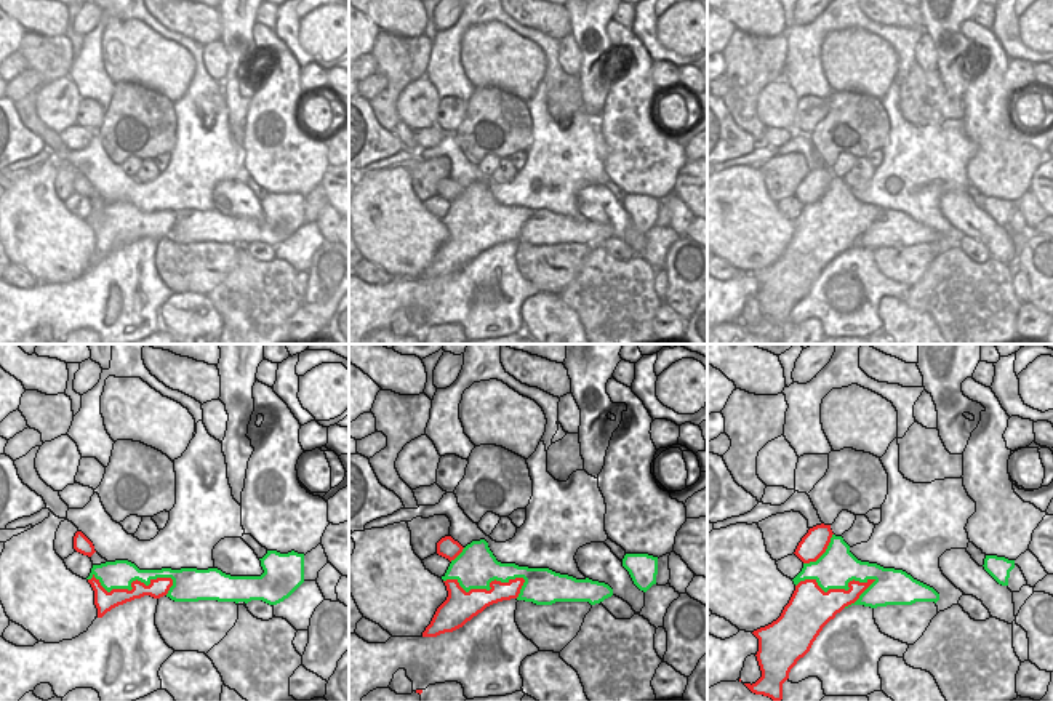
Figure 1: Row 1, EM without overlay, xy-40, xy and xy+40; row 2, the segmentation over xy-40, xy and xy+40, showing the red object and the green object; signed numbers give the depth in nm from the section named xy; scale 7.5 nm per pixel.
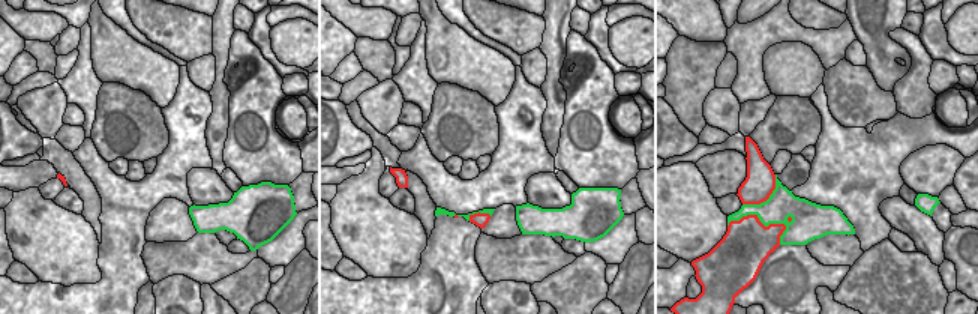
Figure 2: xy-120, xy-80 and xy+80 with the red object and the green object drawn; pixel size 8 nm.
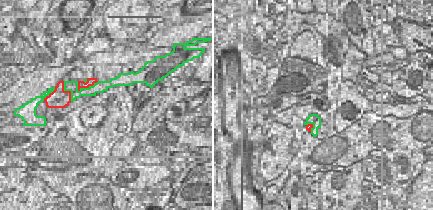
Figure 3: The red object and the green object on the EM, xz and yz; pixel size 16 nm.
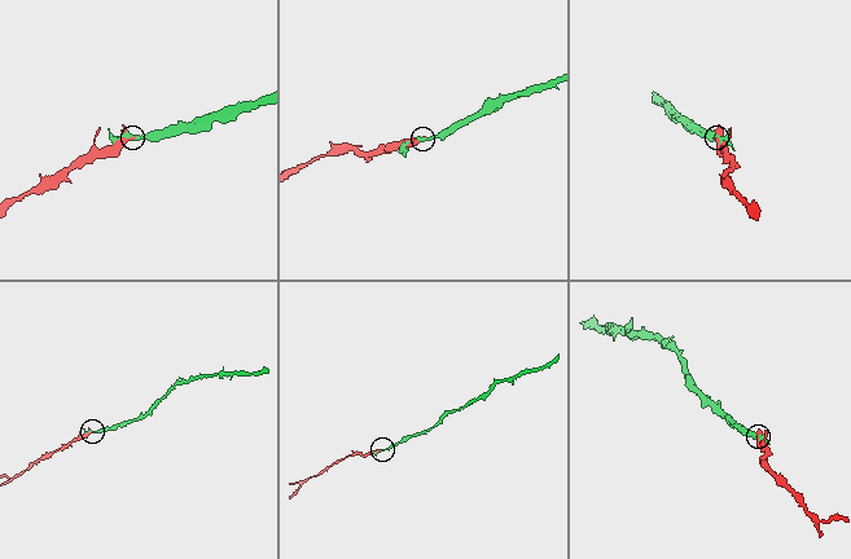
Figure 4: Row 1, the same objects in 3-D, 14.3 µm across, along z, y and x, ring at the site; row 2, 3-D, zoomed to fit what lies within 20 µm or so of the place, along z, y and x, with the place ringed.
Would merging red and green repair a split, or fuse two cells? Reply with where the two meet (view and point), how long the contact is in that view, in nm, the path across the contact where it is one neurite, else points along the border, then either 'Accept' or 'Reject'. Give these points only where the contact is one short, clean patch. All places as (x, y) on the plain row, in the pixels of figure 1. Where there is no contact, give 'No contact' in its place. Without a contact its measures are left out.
Touches red at xy+40 (837, 231). Shared border 600 nm. Accept.

